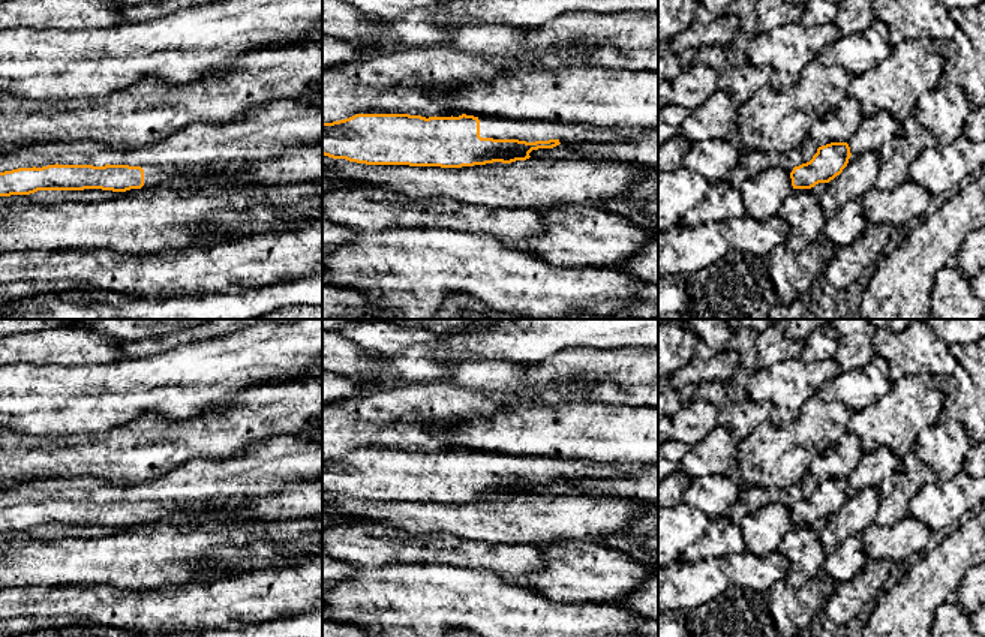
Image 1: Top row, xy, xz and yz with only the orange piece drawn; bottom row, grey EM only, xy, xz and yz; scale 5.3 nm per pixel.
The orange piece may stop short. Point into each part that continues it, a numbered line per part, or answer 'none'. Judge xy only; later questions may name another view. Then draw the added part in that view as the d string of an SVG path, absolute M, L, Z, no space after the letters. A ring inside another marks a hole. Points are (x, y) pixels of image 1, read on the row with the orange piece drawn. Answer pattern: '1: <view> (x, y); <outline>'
1: xy (170, 176); M207 162L199 165L139 165L144 169L144 189L153 189L156 186L187 186L202 177L216 174L217 171L238 171L249 168L253 162Z

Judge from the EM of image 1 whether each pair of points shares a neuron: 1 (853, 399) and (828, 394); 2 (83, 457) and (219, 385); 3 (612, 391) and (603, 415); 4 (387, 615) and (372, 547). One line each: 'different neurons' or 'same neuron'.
1: same neuron
2: different neurons
3: different neurons
4: different neurons

